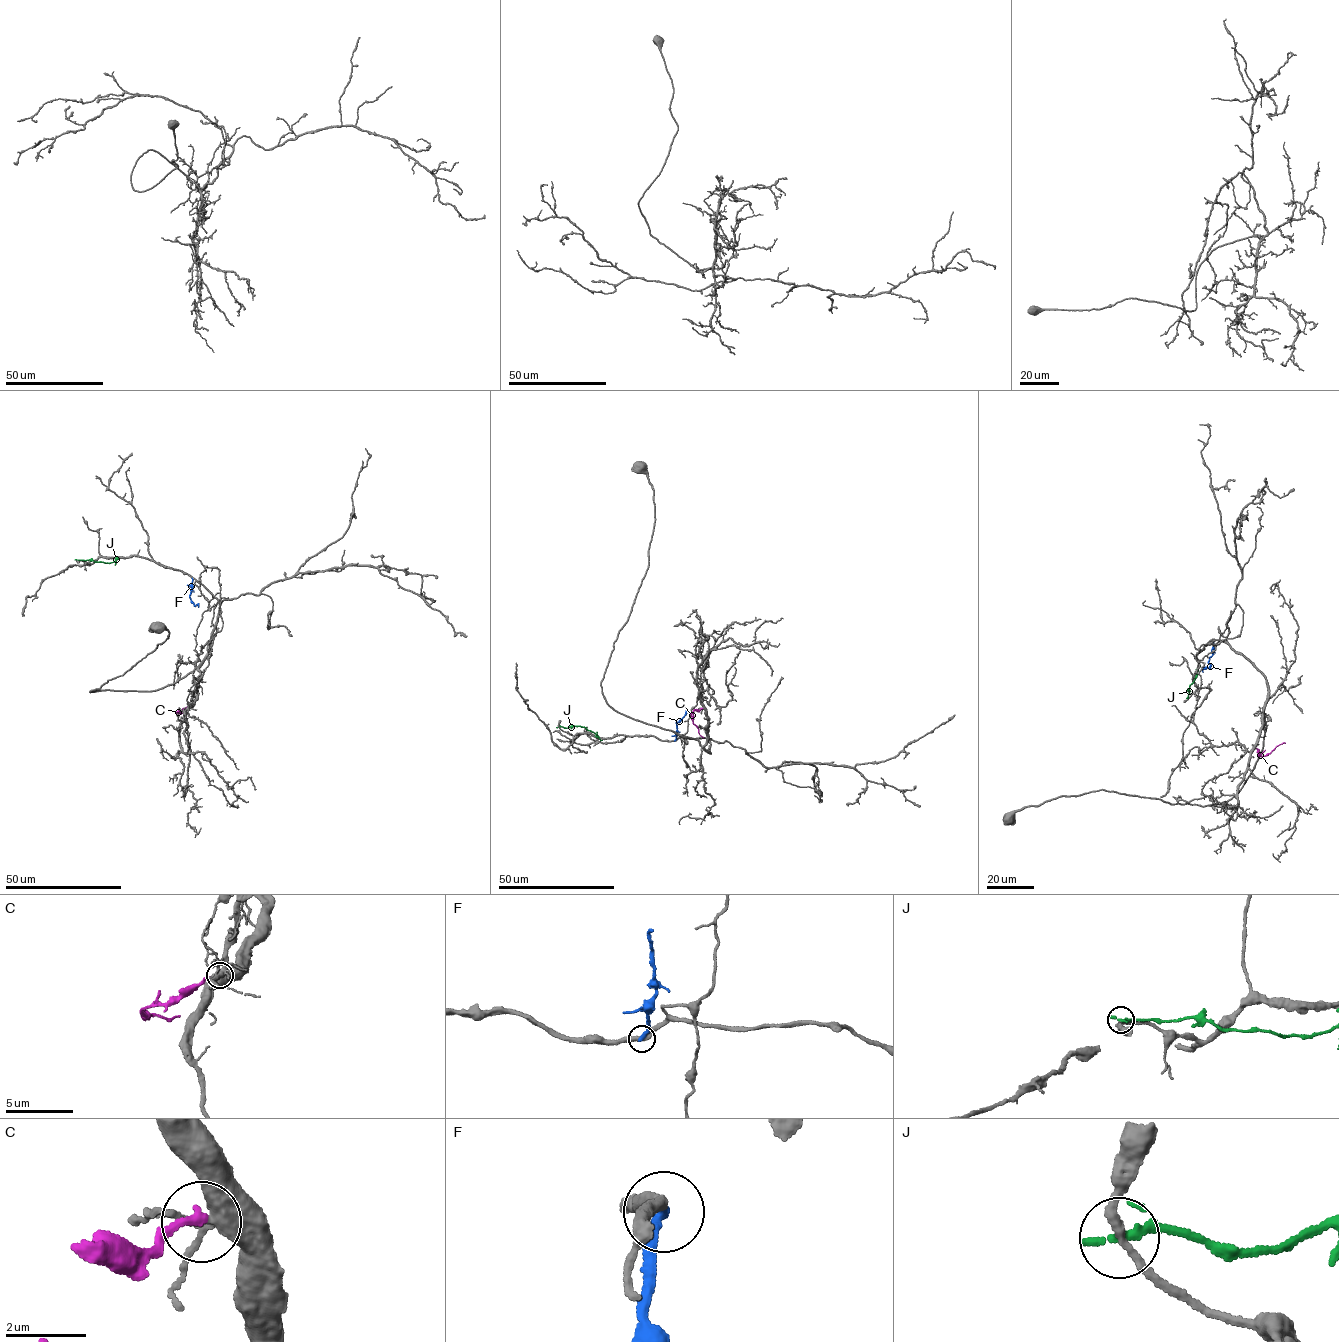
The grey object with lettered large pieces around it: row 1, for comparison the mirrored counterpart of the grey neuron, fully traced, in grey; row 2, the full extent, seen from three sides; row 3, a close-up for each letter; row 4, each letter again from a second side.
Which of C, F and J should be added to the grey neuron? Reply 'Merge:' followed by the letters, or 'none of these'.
Merge: C

